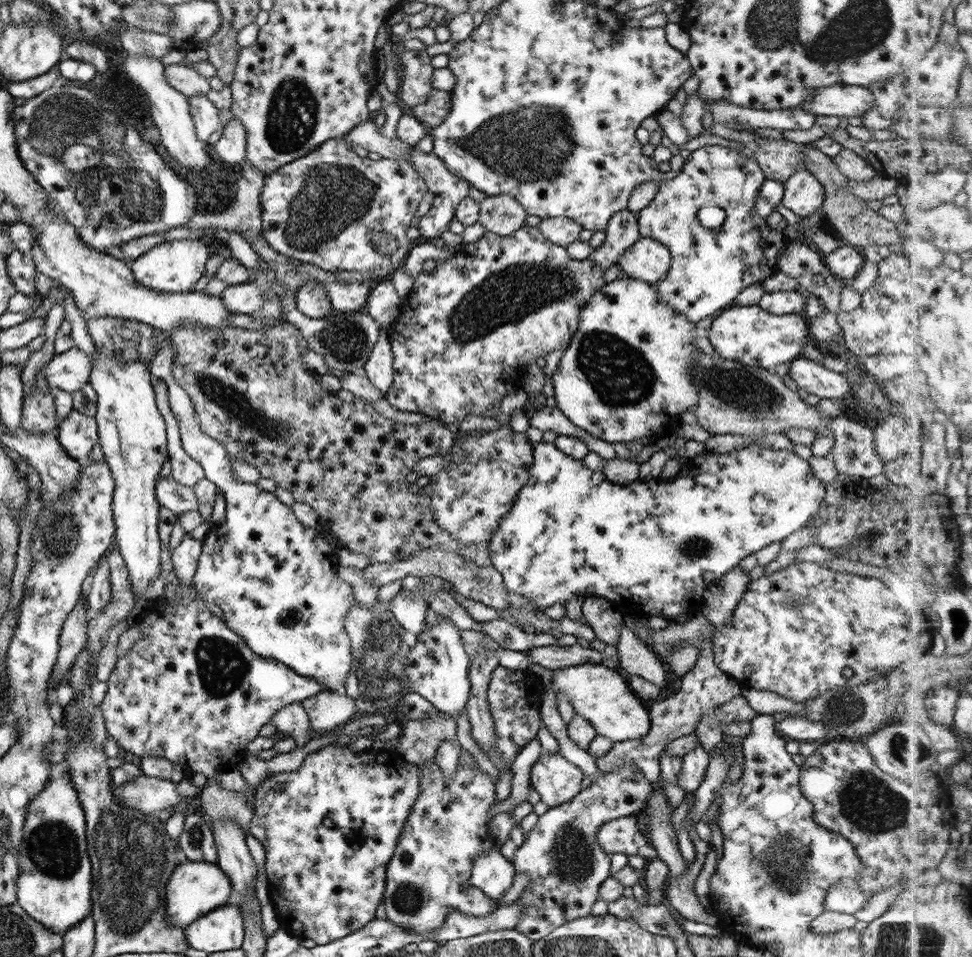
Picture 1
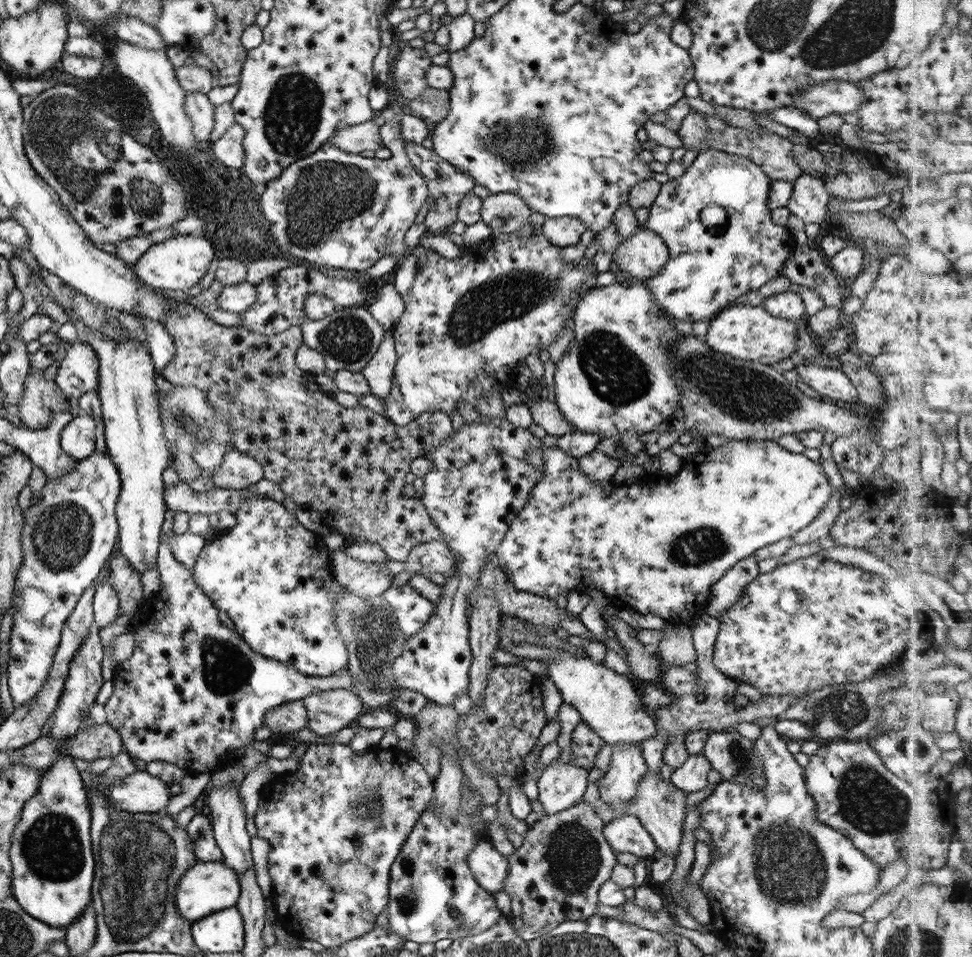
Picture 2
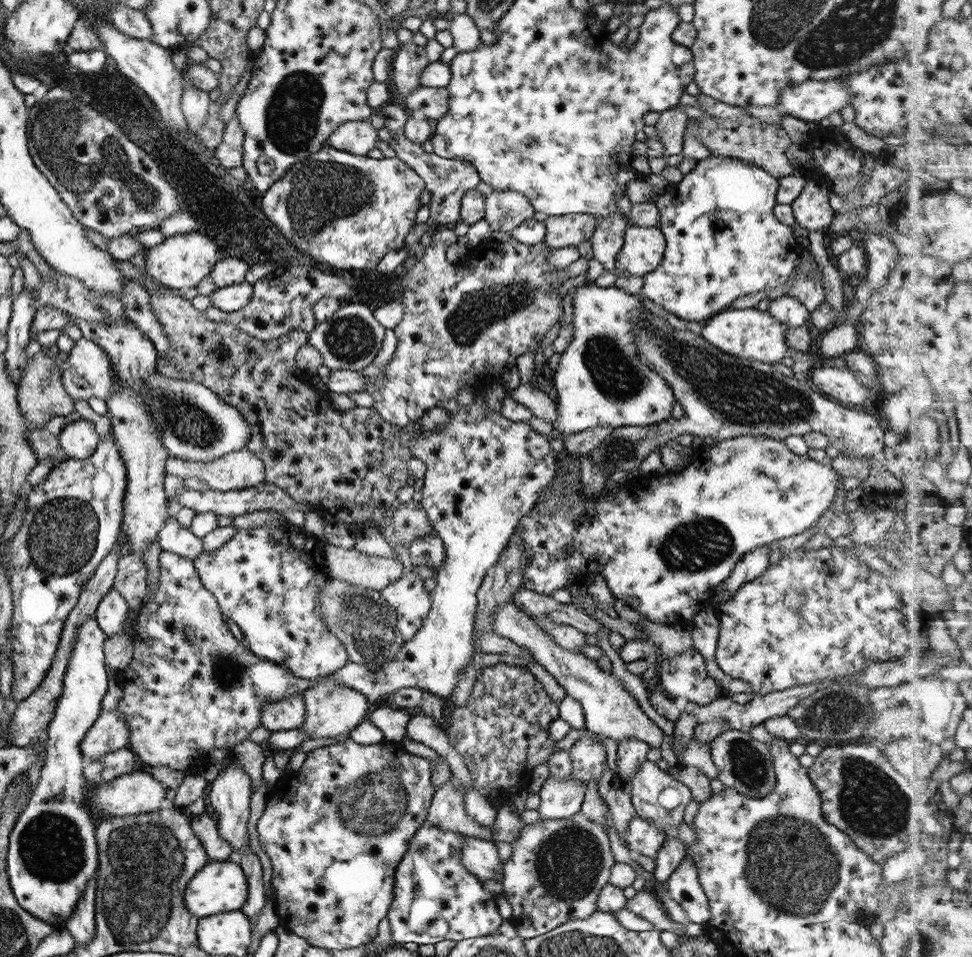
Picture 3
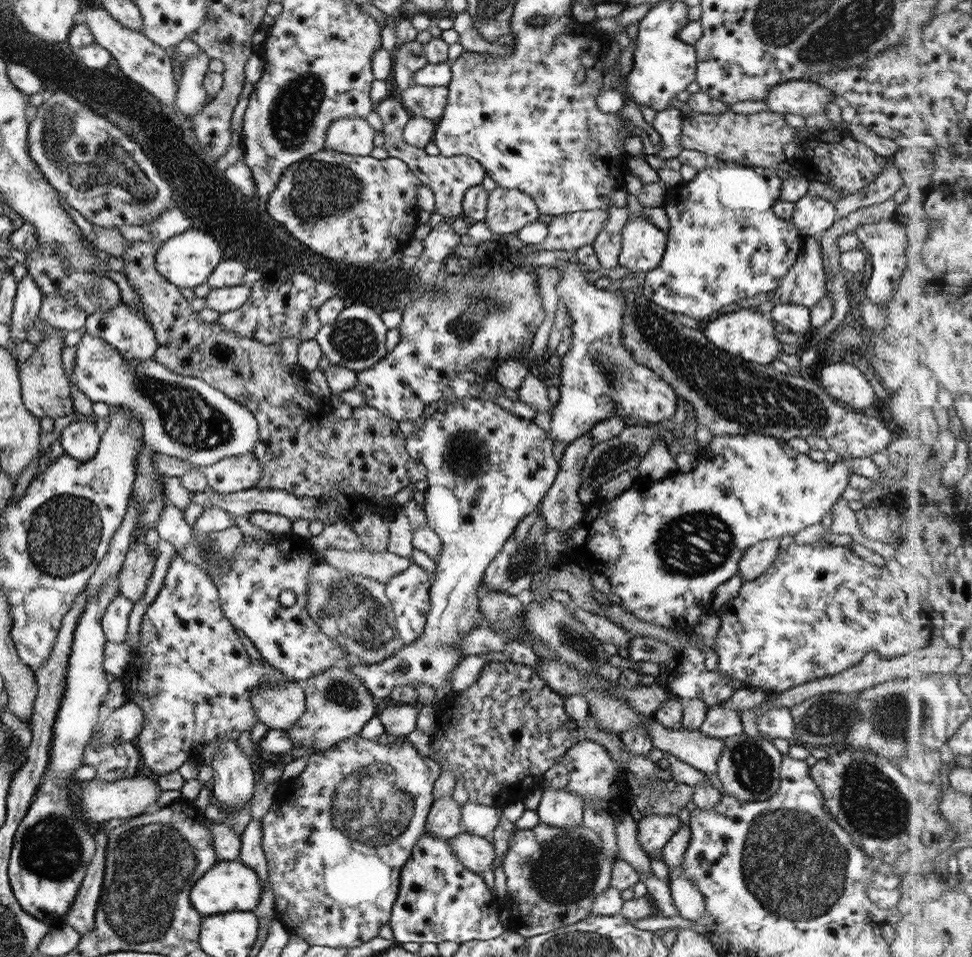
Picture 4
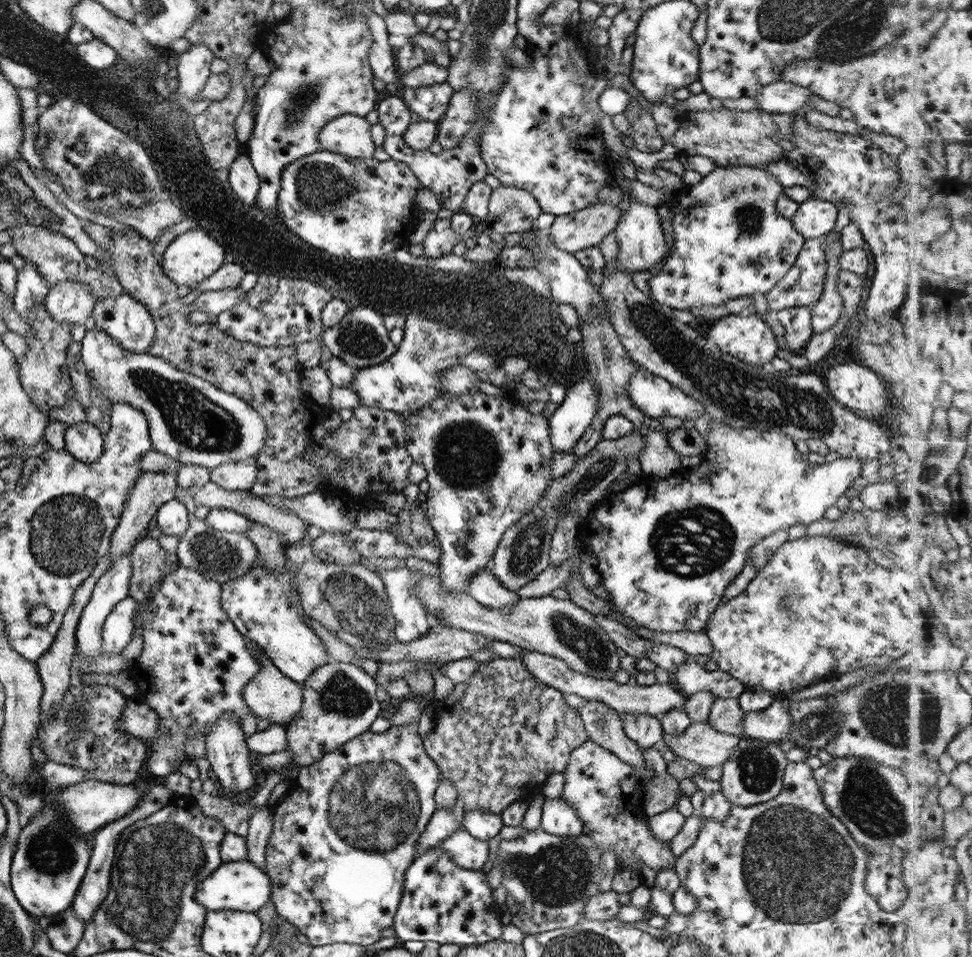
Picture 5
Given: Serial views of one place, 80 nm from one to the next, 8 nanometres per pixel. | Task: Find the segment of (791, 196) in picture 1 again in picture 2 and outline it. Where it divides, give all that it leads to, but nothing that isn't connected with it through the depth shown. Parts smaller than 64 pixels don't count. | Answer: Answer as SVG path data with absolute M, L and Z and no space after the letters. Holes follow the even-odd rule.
M801 172L795 180L786 204L789 212L804 223L820 224L827 212L830 195L823 187L824 181Z

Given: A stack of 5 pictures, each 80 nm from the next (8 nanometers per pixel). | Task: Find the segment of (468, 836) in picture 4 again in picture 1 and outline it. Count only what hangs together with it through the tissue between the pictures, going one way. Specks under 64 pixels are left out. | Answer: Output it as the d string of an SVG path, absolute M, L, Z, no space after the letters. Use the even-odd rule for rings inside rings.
M499 848L482 852L473 861L470 869L469 885L496 902L512 885L513 865L505 860Z

